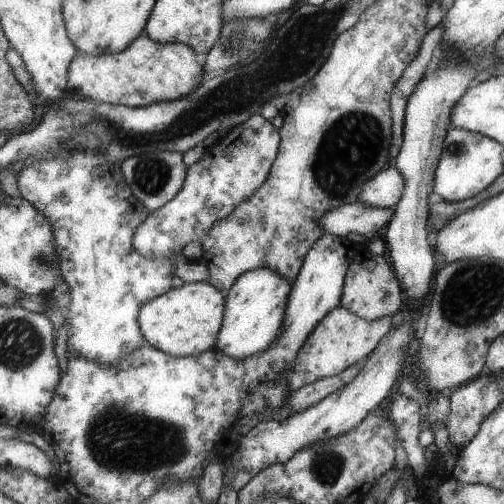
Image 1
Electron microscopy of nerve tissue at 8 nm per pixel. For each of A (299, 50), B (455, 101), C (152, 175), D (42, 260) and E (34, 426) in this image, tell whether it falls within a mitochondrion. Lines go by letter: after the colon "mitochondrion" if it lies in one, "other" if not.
A: mitochondrion
B: other
C: mitochondrion
D: mitochondrion
E: other

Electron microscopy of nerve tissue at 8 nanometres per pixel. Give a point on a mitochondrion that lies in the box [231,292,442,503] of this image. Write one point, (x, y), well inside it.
(325, 467)

